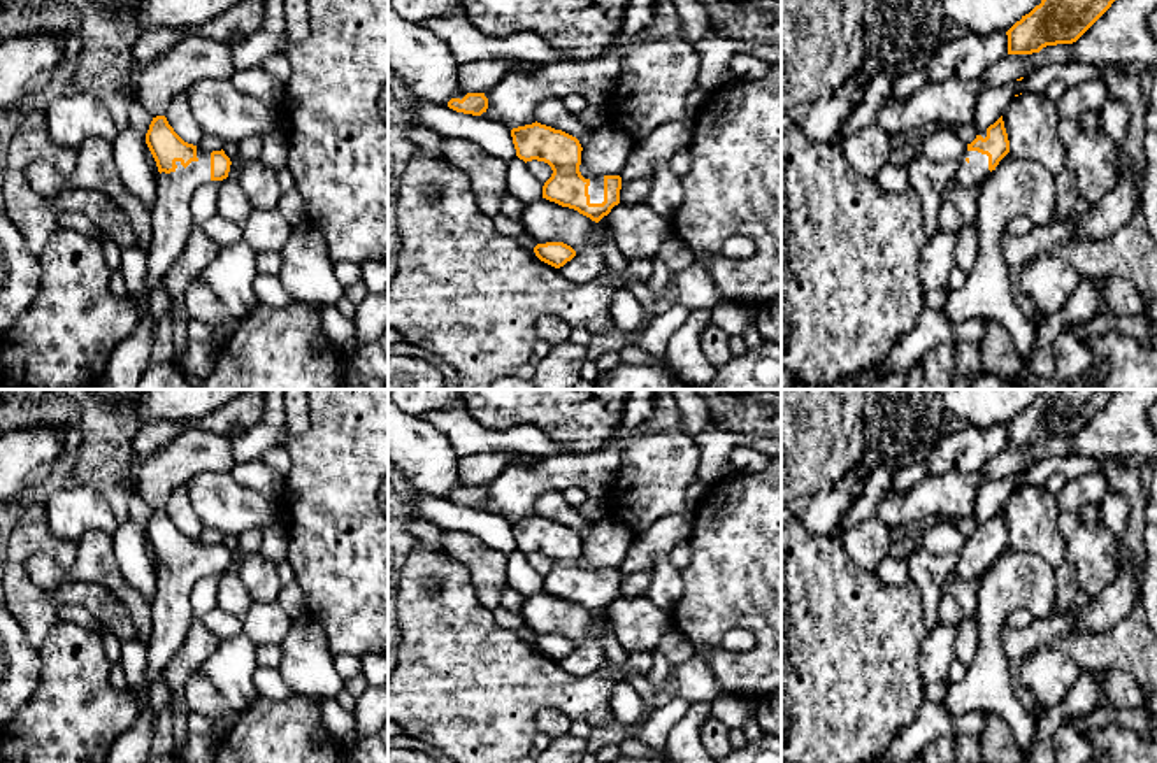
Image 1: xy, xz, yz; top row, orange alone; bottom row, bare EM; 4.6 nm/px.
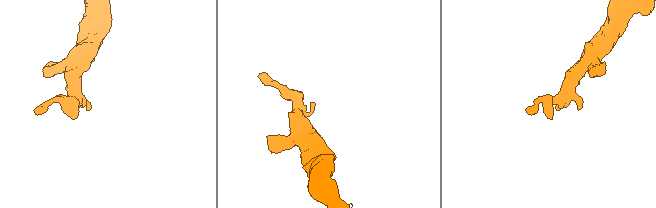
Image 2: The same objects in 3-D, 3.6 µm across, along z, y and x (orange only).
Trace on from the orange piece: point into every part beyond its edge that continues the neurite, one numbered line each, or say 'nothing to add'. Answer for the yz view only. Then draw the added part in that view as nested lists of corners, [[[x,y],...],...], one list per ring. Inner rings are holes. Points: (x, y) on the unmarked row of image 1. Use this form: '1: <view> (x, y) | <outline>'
1: yz (966, 567) | [[[964,544],[955,561],[955,574],[959,579],[973,579],[976,575],[985,574],[990,567],[988,563],[988,549],[978,544]]]

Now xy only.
1: xy (172, 613) | [[[197,542],[197,551],[198,553],[191,554],[186,561],[181,558],[181,554],[176,554],[177,561],[174,565],[170,567],[162,565],[155,568],[156,591],[149,602],[153,610],[153,633],[146,645],[147,670],[144,675],[142,688],[128,688],[139,707],[139,716],[140,710],[149,703],[147,693],[151,682],[163,672],[167,663],[179,652],[190,631],[190,624],[195,619],[195,612],[191,607],[191,588],[202,575],[211,574],[211,546],[204,542]]]

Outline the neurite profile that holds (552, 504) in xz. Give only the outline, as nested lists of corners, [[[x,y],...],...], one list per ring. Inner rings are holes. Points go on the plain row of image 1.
[[[553,488],[546,489],[535,500],[535,514],[576,530],[581,540],[585,540],[593,528],[593,524],[586,523],[578,514],[578,509],[564,498],[564,493]]]

